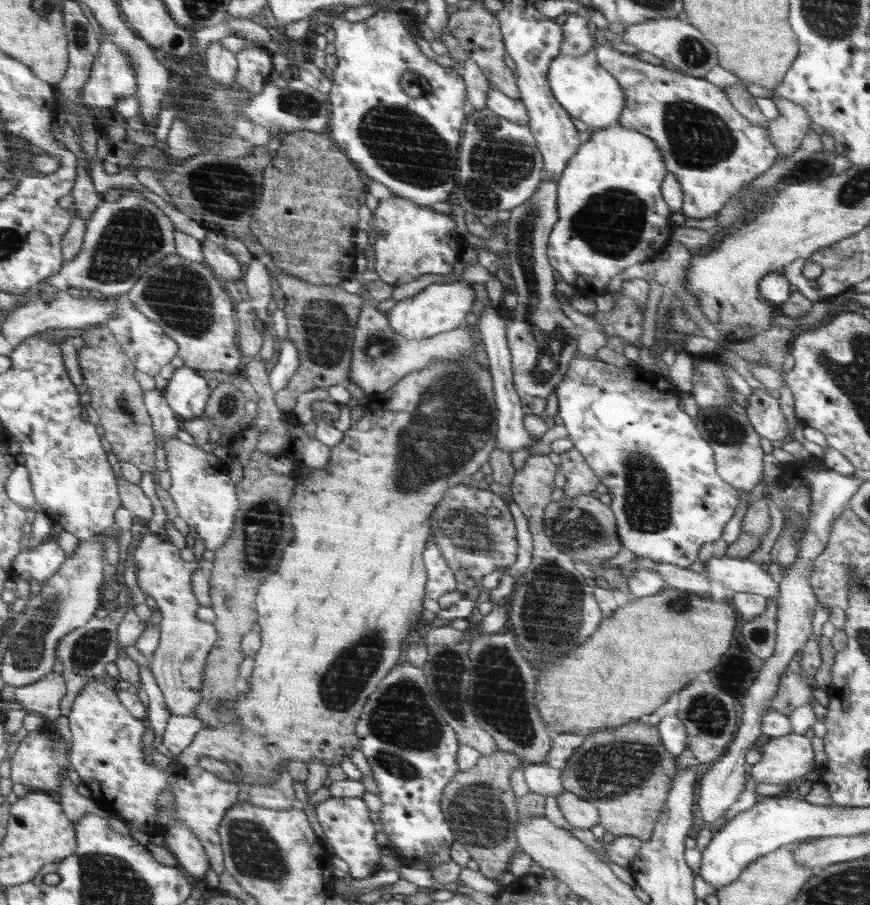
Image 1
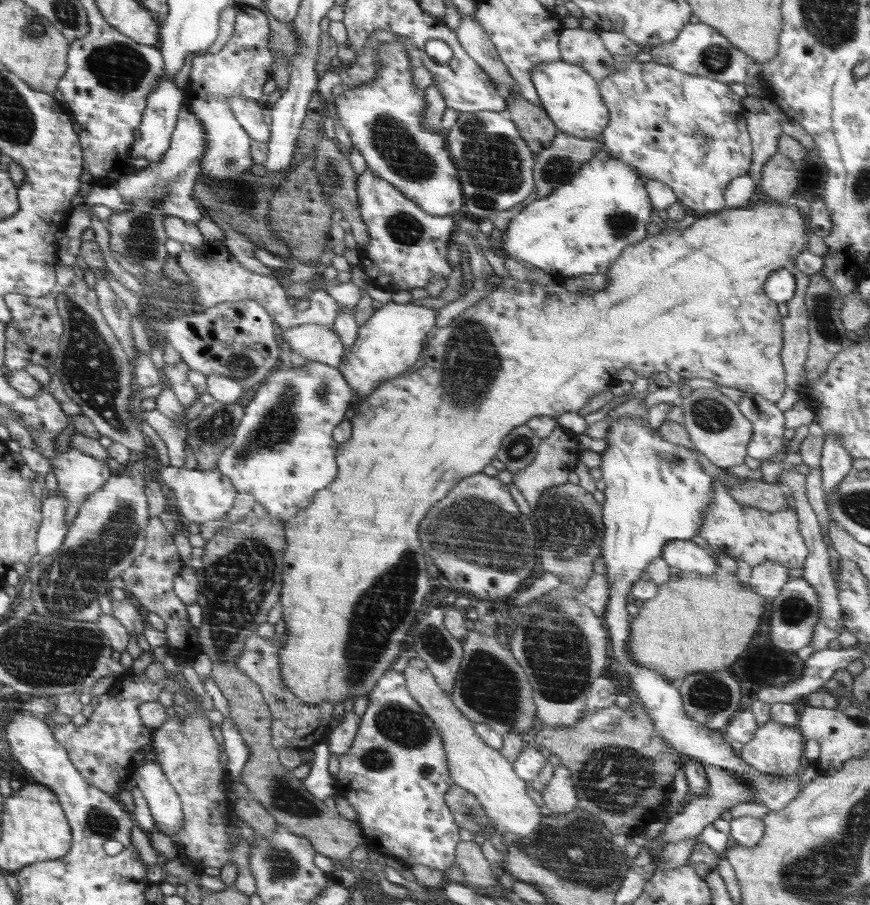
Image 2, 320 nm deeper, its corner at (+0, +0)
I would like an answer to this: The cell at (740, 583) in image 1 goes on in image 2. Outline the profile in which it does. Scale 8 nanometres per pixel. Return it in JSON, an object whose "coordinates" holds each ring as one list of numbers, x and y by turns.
{"coordinates":[[688,539,667,542,661,557,669,566,680,568,682,571,705,575,721,573,714,557,710,554,711,551,708,548,701,548]]}

